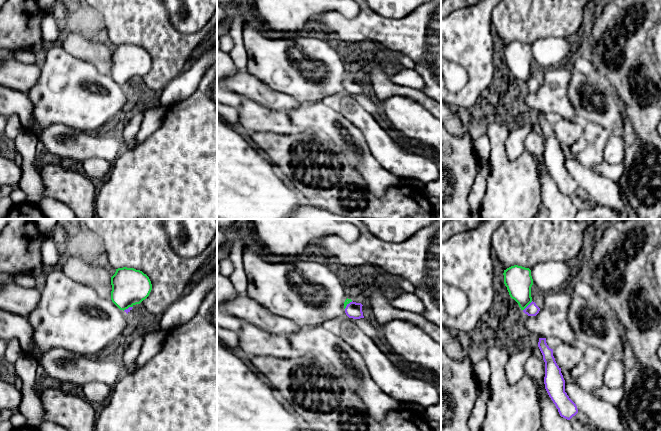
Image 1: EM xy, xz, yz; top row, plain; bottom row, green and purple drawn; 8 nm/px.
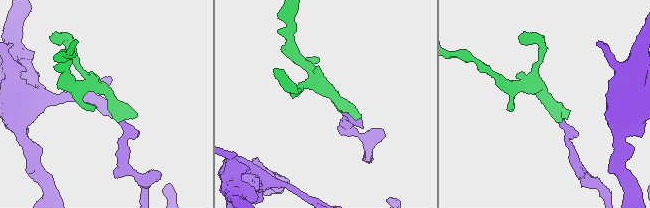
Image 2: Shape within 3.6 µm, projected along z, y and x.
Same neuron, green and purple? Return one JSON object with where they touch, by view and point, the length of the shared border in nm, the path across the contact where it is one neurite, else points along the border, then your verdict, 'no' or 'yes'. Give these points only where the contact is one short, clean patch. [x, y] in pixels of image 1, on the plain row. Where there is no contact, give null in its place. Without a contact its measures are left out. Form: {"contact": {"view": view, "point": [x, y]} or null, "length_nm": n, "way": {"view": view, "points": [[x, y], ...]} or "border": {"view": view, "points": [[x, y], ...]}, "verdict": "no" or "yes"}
{"contact": {"view": "yz", "point": [527, 81]}, "length_nm": 110, "way": {"view": "yz", "points": [[518, 56], [519, 65], [527, 81], [532, 85]]}, "verdict": "yes"}

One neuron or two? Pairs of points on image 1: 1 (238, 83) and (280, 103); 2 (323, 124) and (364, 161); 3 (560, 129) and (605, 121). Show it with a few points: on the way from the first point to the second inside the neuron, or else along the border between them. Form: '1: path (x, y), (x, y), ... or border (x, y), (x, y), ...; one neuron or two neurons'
1: path (248, 86), (270, 98); one neuron
2: path (335, 128), (349, 142), (353, 151); one neuron
3: border (579, 119), (582, 122); two neurons

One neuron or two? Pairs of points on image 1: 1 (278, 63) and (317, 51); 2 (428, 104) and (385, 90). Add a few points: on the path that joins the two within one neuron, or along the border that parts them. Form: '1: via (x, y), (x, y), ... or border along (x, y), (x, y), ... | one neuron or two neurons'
1: via (298, 77), (318, 87), (332, 71) | one neuron
2: via (417, 95), (407, 91), (396, 90) | one neuron

